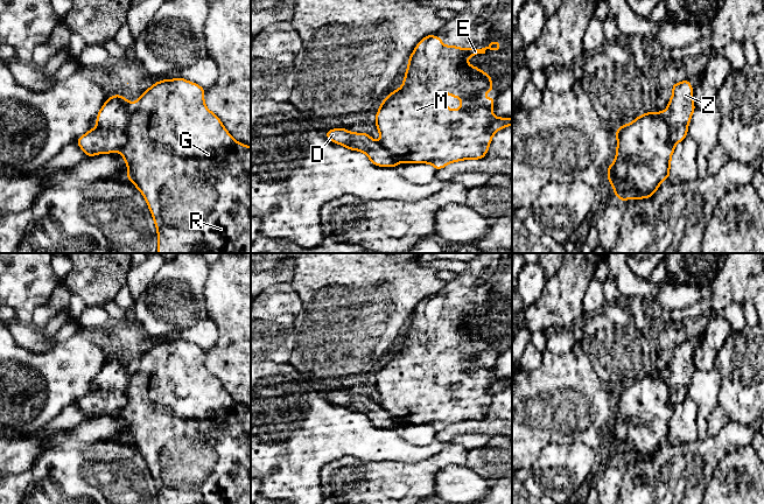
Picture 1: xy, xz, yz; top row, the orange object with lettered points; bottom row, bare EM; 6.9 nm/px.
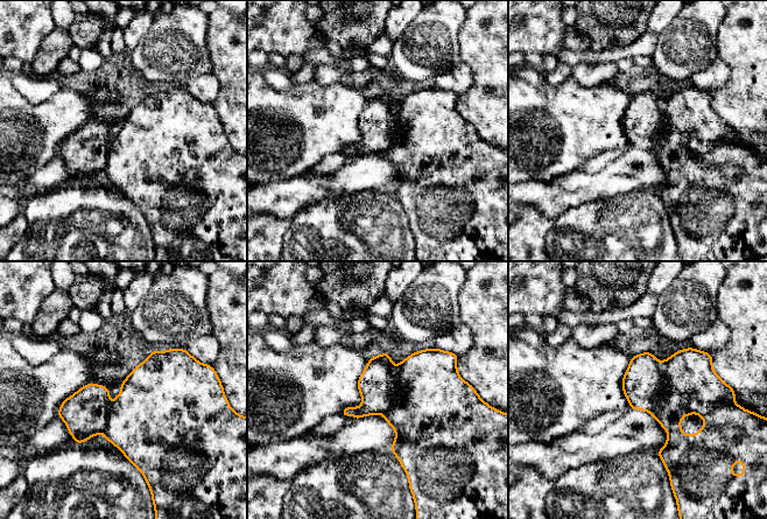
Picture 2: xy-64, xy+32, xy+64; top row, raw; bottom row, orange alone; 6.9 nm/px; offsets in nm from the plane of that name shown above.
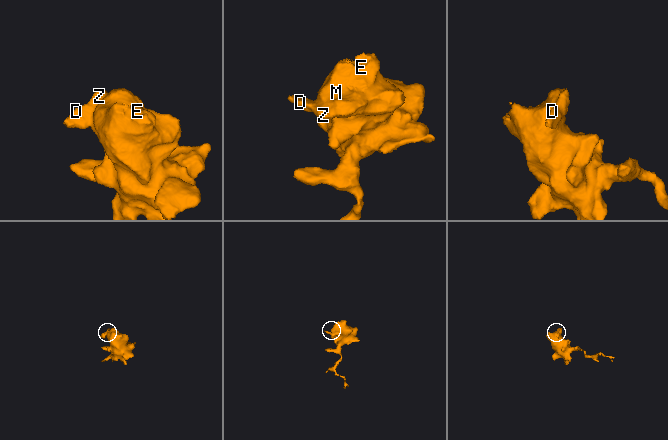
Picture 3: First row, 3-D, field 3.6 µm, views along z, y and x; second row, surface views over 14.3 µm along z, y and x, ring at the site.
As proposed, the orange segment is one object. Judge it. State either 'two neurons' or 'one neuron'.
two neurons

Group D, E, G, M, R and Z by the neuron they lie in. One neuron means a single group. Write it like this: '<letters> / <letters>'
D Z / E G M R

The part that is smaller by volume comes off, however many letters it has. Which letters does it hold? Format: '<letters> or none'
D, Z

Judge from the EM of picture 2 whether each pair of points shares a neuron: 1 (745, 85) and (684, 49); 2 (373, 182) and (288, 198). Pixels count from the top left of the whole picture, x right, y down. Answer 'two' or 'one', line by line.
1: two
2: one

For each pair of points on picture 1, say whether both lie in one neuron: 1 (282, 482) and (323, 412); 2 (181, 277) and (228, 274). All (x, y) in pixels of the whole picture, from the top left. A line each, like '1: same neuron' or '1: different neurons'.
1: same neuron
2: different neurons

